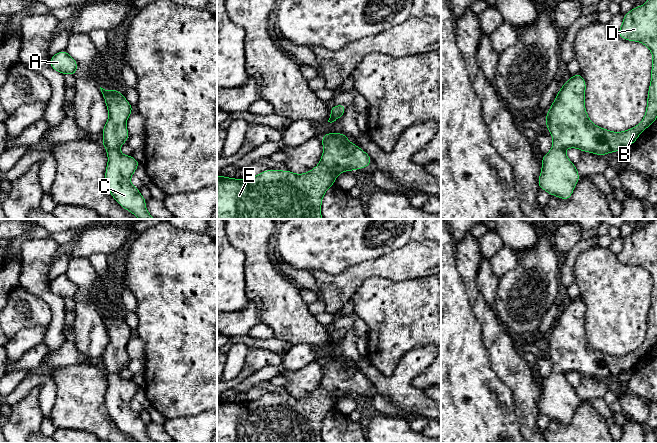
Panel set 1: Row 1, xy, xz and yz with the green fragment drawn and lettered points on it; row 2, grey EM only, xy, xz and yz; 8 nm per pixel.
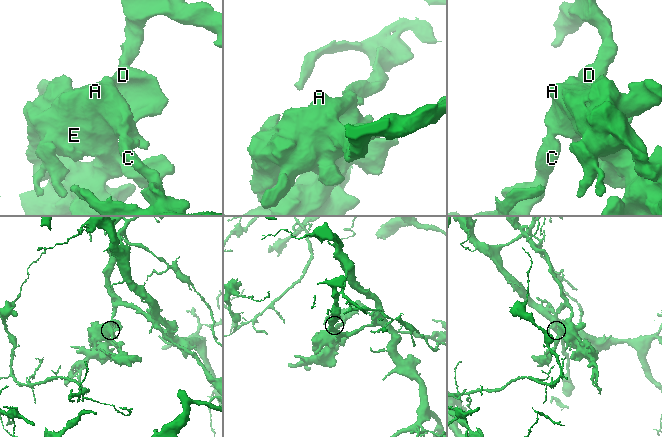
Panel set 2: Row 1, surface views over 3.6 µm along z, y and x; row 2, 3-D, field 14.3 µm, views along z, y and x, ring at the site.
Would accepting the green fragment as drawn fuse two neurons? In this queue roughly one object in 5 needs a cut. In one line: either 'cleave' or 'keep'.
keep

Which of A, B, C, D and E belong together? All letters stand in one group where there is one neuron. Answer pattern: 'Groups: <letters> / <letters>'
Groups: A B C D E

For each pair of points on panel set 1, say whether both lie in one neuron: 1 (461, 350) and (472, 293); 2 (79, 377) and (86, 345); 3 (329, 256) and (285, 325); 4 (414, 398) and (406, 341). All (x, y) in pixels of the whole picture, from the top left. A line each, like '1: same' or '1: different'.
1: different
2: different
3: different
4: different

